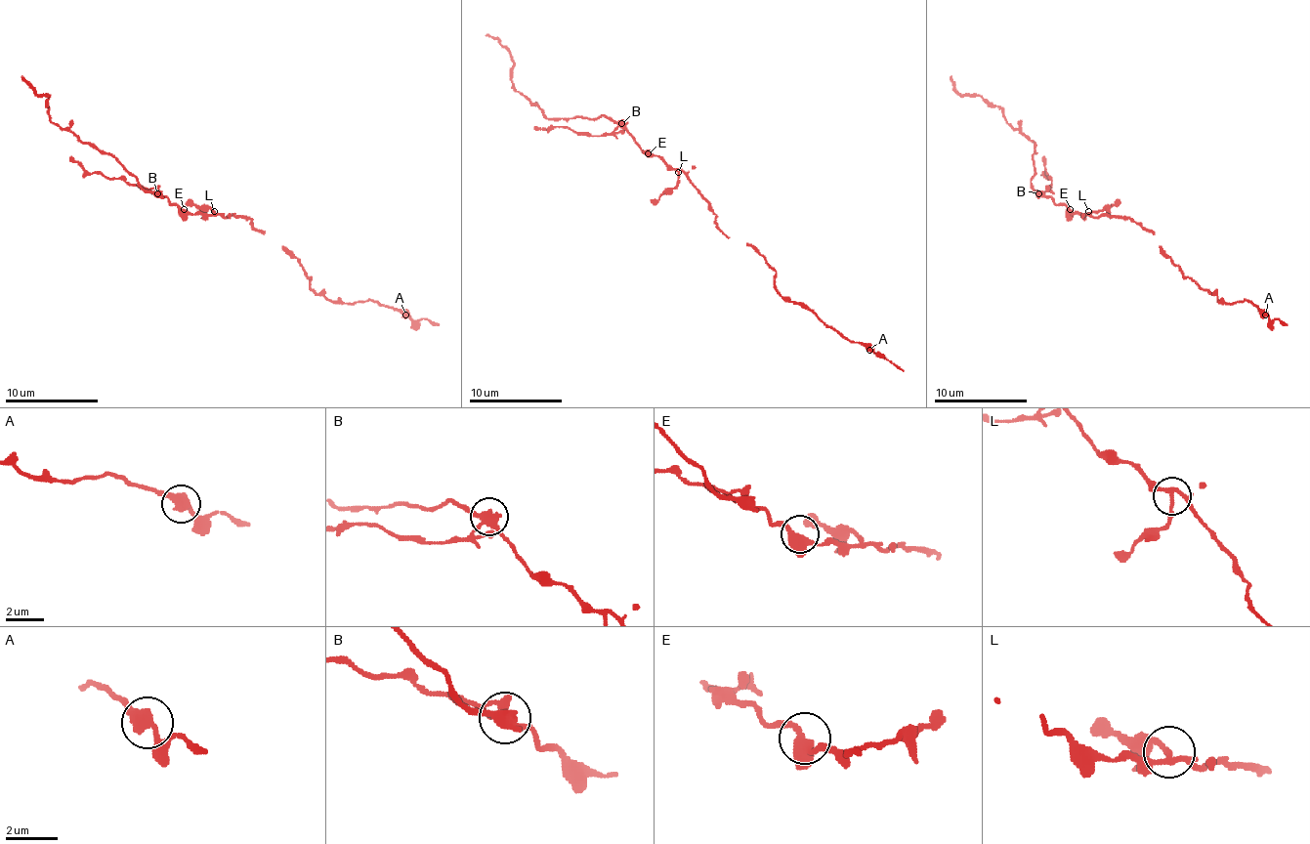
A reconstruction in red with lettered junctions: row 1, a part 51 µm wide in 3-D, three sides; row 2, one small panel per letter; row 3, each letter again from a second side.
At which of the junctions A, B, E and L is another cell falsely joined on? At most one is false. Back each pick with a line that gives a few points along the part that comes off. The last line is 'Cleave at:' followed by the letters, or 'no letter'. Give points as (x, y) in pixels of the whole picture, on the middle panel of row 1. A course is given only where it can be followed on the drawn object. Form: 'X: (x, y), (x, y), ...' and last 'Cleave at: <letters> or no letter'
B: (622, 123), (611, 133), (594, 135), (573, 133), (562, 126), (533, 126)
Cleave at: B

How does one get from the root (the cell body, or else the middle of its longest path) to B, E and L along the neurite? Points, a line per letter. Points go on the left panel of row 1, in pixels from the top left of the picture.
B: (228, 216), (186, 214), (158, 192)
E: (228, 216), (189, 214), (184, 209)
L: (228, 216), (214, 211)

